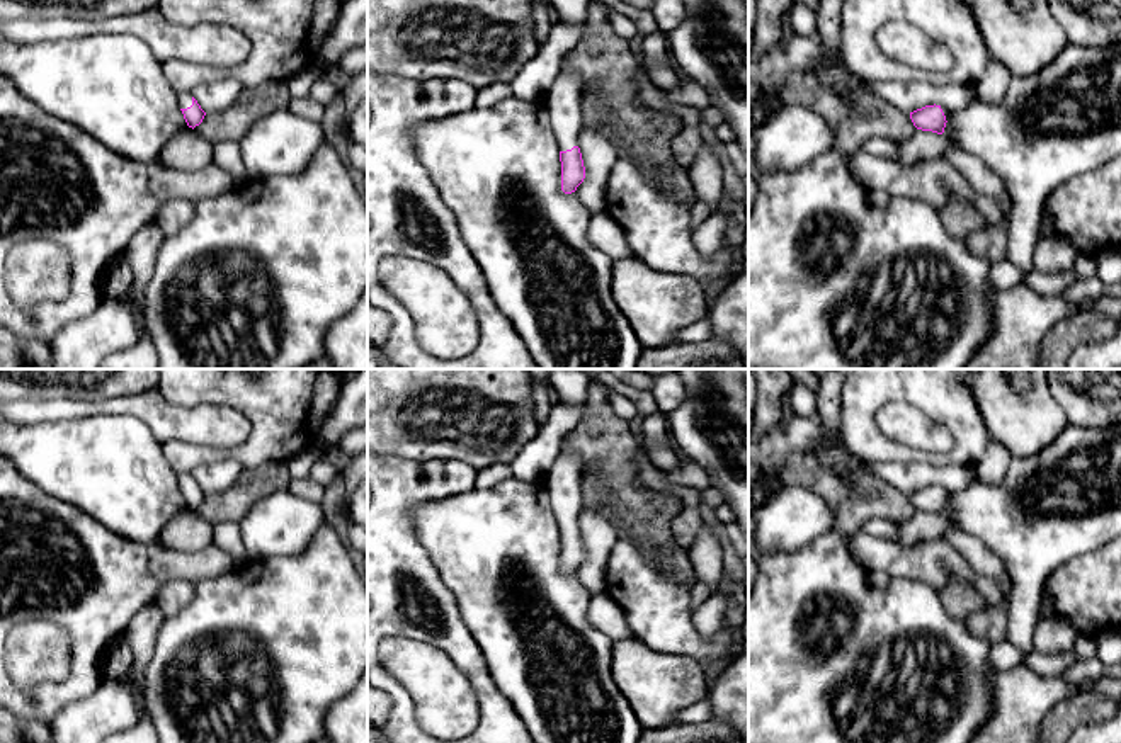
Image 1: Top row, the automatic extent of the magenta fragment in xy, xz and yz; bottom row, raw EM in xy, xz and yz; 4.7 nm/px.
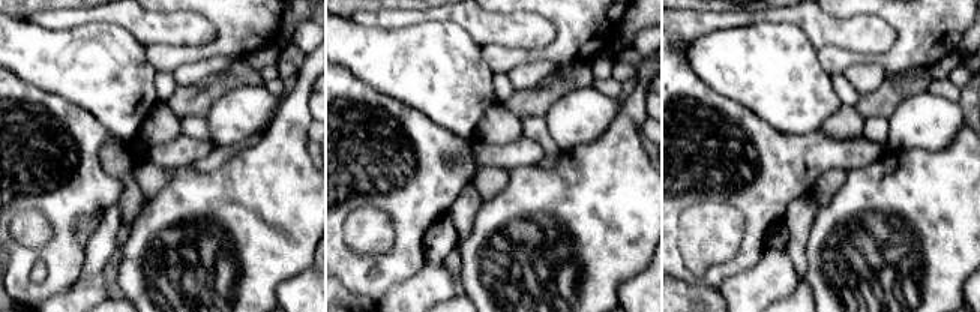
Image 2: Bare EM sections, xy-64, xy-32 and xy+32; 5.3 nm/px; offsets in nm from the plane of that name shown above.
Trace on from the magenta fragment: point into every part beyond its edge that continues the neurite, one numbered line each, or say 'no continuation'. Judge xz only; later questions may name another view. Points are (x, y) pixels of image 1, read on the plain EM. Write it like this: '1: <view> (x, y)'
1: xz (563, 482)

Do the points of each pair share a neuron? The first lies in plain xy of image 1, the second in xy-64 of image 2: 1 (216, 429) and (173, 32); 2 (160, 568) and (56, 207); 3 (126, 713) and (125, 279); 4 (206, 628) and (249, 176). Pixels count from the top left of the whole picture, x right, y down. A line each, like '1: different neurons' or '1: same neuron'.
1: same neuron
2: same neuron
3: different neurons
4: same neuron

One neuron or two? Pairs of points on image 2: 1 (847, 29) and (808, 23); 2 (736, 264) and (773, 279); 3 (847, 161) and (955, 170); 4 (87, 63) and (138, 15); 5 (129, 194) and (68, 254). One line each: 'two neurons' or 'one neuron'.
1: one neuron
2: two neurons
3: two neurons
4: two neurons
5: two neurons

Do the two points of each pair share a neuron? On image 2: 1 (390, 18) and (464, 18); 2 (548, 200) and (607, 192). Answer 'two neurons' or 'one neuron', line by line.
1: one neuron
2: one neuron

